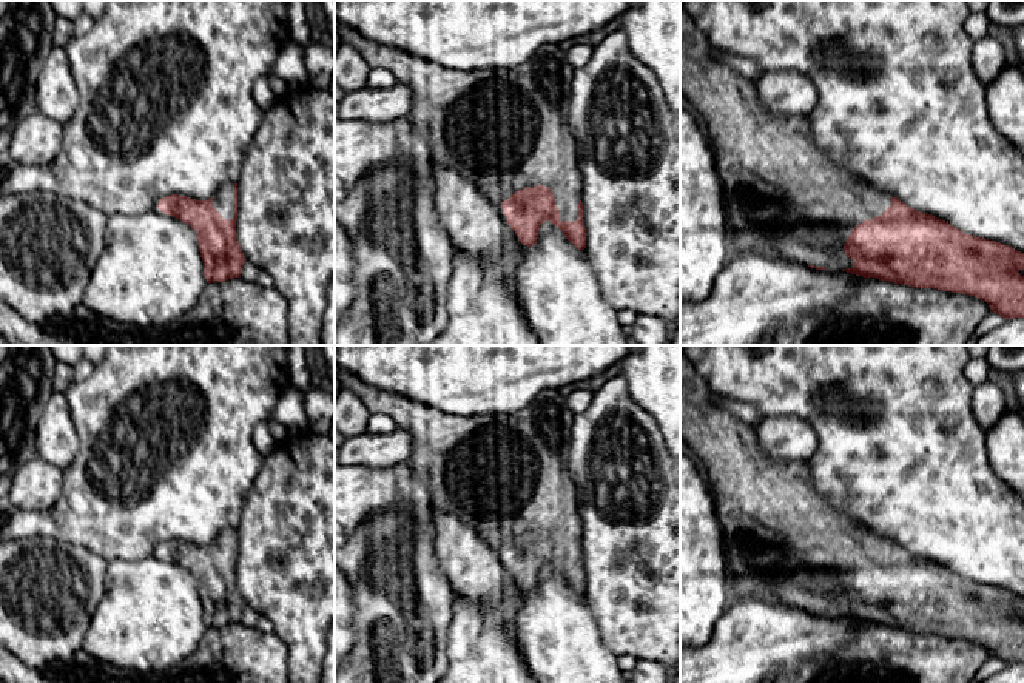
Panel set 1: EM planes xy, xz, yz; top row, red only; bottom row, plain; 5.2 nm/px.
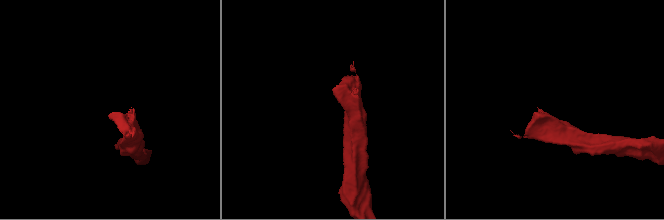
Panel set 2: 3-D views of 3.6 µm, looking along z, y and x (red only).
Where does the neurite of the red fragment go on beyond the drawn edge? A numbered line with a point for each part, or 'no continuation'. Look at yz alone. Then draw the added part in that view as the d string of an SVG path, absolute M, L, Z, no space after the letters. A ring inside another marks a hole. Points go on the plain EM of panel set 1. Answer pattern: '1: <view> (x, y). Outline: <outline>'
1: yz (781, 534). Outline: M680 352L680 444L706 466L723 529L725 553L731 564L729 589L737 600L759 595L766 589L805 611L825 612L831 617L851 614L854 607L844 597L845 586L856 570L881 561L891 550L891 541L868 532L834 509L814 489L808 461L777 461L763 452L757 439L757 427L714 405L711 395L706 381Z

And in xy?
1: xy (222, 546). Outline: M225 529L214 541L213 550L222 564L233 564L233 529Z

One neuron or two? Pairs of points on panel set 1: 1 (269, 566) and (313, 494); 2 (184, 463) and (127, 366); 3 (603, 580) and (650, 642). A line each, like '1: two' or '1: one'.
1: one
2: one
3: one

